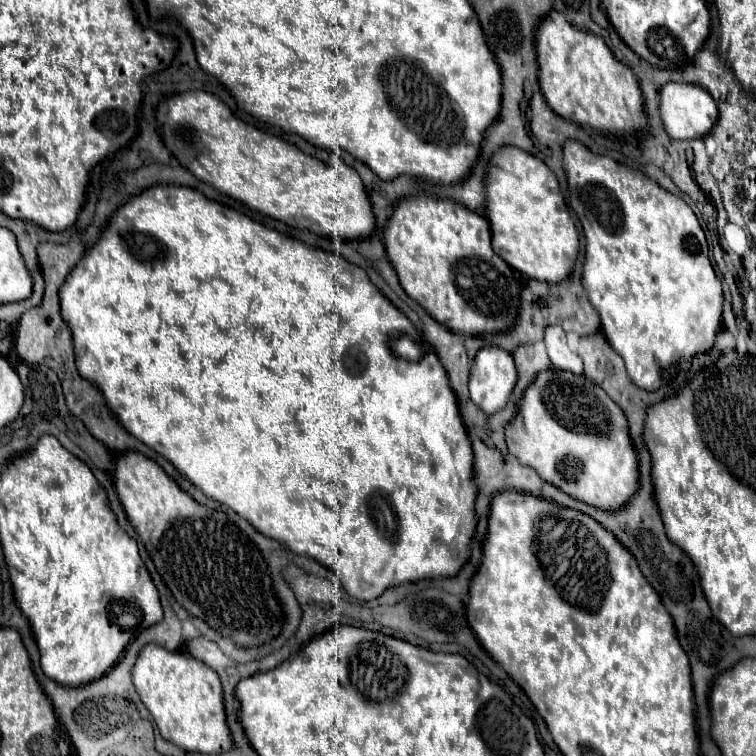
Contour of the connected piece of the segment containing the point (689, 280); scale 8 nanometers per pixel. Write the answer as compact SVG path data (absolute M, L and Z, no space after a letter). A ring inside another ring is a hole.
M568 141L564 147L564 169L568 175L570 205L586 237L584 287L588 297L600 313L606 339L624 359L630 381L654 391L662 385L662 373L678 365L680 359L690 363L698 353L708 353L722 329L724 291L708 259L704 231L690 205L680 197L668 193L640 171L590 153L578 141Z

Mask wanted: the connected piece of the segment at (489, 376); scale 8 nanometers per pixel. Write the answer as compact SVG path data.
M502 347L478 351L470 371L470 397L486 415L502 411L518 383L518 369L512 353Z

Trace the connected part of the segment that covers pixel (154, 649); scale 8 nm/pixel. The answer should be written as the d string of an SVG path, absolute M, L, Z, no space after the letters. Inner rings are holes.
M144 645L132 671L134 687L154 717L160 735L184 751L224 753L234 747L226 725L224 691L212 667L196 661L188 653L172 653L160 645Z

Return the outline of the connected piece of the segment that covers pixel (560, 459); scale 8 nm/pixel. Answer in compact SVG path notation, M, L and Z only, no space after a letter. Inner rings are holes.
M548 369L548 371L542 371L538 373L536 381L526 389L522 401L520 401L520 409L518 409L518 415L516 419L508 425L508 431L506 431L506 441L508 441L508 447L512 447L512 451L516 451L516 457L522 461L522 463L528 463L528 467L532 467L544 481L552 483L554 487L560 487L564 493L572 495L574 499L578 501L584 501L592 507L598 507L602 511L620 511L622 507L626 507L626 503L630 501L630 497L638 491L638 485L640 485L640 475L638 475L638 457L636 457L636 449L632 445L632 439L630 439L630 429L628 429L628 421L626 421L626 415L622 411L622 407L610 399L606 395L606 391L602 387L598 387L596 383L592 383L590 379L582 377L582 375L574 375L574 373L568 373L568 371L556 371L556 369Z

